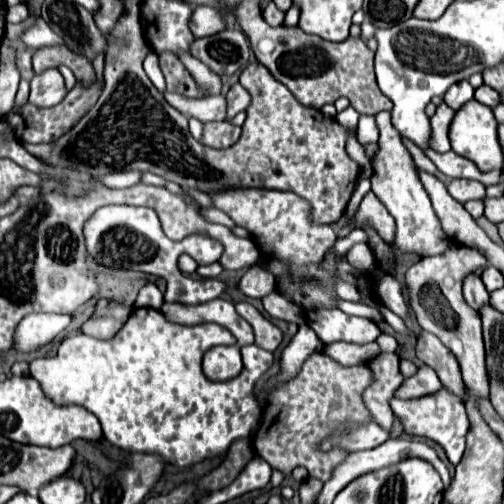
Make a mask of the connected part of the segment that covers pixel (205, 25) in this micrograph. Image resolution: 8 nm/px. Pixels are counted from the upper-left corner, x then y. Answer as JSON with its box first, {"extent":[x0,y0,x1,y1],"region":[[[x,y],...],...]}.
{"extent":[189,6,227,38],"region":[[[197,6],[191,14],[189,20],[189,30],[193,32],[193,36],[203,38],[203,36],[213,36],[217,32],[221,32],[223,28],[227,28],[225,18],[211,6]]]}

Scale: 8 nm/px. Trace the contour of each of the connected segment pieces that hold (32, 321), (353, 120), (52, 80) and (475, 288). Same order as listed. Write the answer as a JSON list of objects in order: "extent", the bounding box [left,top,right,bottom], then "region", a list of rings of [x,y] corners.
[{"extent":[13,314,71,352],"region":[[[29,314],[17,328],[13,338],[13,348],[17,352],[35,352],[51,344],[71,322],[71,316],[53,316],[53,314]]]},{"extent":[335,106,359,132],"region":[[[349,106],[347,110],[343,110],[343,112],[337,112],[335,120],[337,120],[341,126],[345,126],[349,132],[355,132],[355,126],[357,126],[359,114],[357,114],[357,110],[355,110],[353,106]]]},{"extent":[29,68,67,108],"region":[[[57,68],[45,70],[37,76],[31,78],[31,92],[29,92],[29,102],[41,108],[59,104],[65,98],[67,90],[63,84],[63,76],[59,74]]]},{"extent":[463,272,489,310],"region":[[[473,272],[465,278],[465,284],[463,284],[463,296],[467,300],[467,304],[473,308],[473,310],[481,310],[483,306],[489,304],[489,292],[485,290],[485,284],[481,282],[479,274]]]}]

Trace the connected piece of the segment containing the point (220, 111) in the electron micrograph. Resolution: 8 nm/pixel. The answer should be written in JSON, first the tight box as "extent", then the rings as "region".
{"extent":[165,92,227,122],"region":[[[165,92],[165,98],[167,98],[169,104],[173,104],[185,116],[193,116],[201,122],[225,120],[227,102],[225,102],[223,96],[207,96],[207,98],[201,98],[201,100],[189,100],[189,98],[181,98],[177,94]]]}

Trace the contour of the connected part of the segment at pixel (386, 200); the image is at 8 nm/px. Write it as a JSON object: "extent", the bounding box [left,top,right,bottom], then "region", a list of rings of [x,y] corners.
{"extent":[371,112,449,256],"region":[[[379,112],[377,114],[377,126],[381,132],[381,144],[377,154],[371,158],[373,166],[373,176],[371,176],[371,190],[379,196],[379,200],[387,206],[391,216],[397,222],[397,234],[395,234],[395,246],[421,254],[421,256],[431,256],[431,254],[441,254],[449,246],[449,238],[445,232],[441,232],[441,224],[437,220],[437,214],[433,212],[431,200],[421,184],[417,180],[415,172],[415,162],[407,148],[401,144],[399,132],[391,124],[391,114],[389,112]]]}

